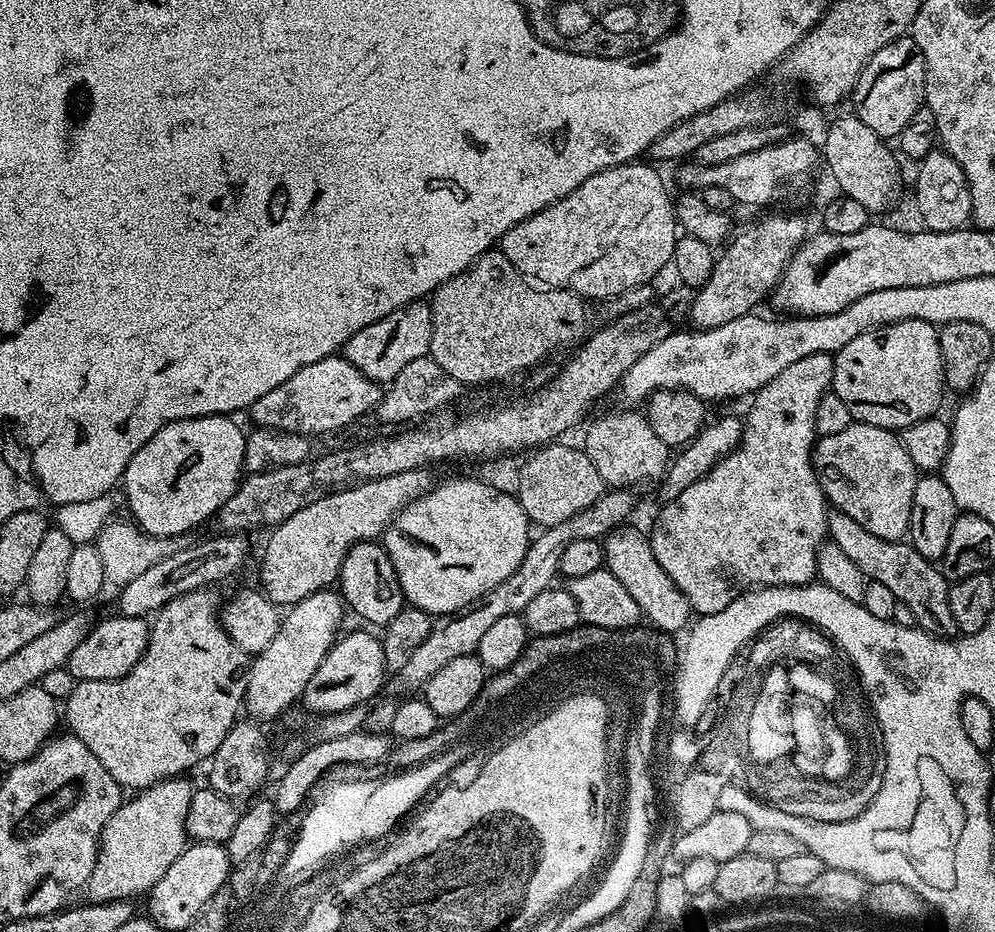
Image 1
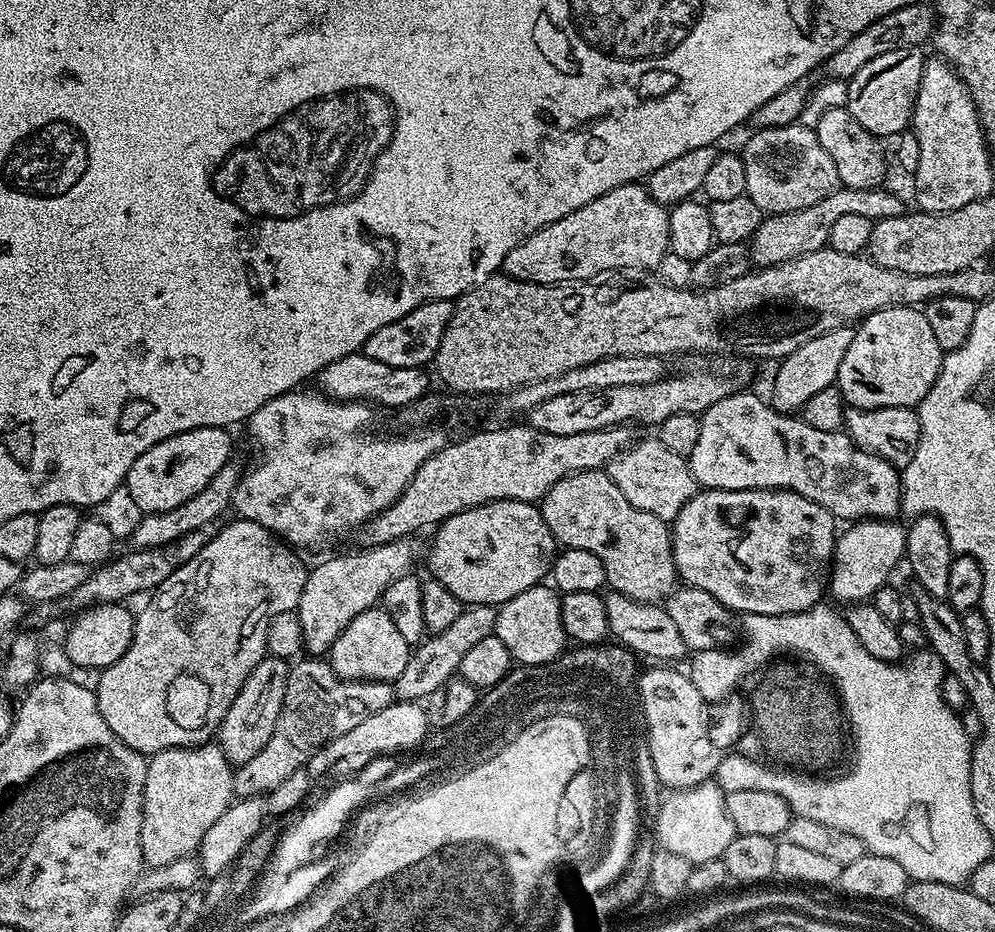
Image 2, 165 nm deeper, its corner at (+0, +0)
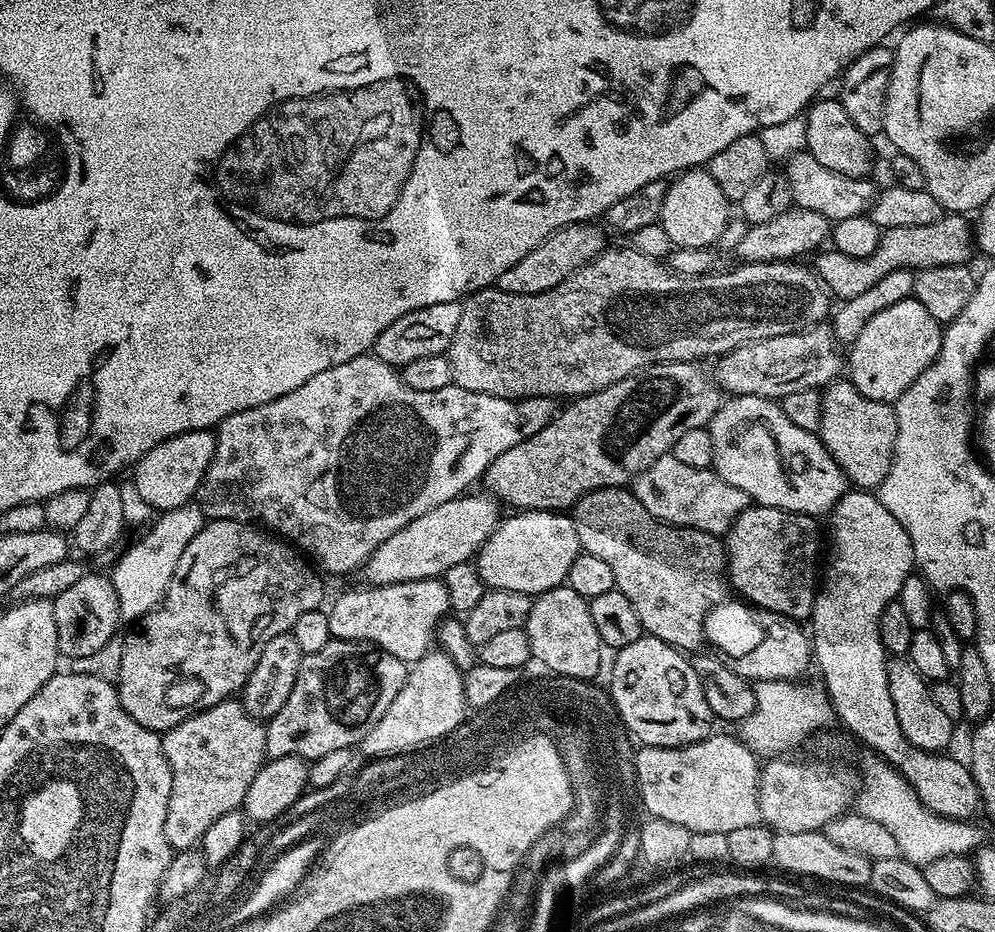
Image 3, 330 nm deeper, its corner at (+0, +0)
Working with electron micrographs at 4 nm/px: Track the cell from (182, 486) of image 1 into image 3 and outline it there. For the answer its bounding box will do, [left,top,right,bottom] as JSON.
[134,428,216,513]

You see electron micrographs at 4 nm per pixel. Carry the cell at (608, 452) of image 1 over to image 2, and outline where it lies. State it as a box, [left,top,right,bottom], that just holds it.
[606,438,696,522]

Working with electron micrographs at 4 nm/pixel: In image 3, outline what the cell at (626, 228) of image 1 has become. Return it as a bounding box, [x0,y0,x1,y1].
[495,222,605,294]

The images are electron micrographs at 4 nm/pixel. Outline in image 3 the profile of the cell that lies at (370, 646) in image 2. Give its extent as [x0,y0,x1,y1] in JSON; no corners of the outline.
[327,579,450,666]

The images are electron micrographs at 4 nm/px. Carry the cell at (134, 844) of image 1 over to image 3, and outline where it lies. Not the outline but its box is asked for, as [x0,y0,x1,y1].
[160,698,266,850]

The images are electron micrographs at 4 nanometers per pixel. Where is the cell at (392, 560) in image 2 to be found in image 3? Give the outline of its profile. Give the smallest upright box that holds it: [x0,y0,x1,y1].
[362,494,502,585]

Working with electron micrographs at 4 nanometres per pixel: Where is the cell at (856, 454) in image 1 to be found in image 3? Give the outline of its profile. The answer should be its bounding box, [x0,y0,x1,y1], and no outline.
[707,395,850,518]

